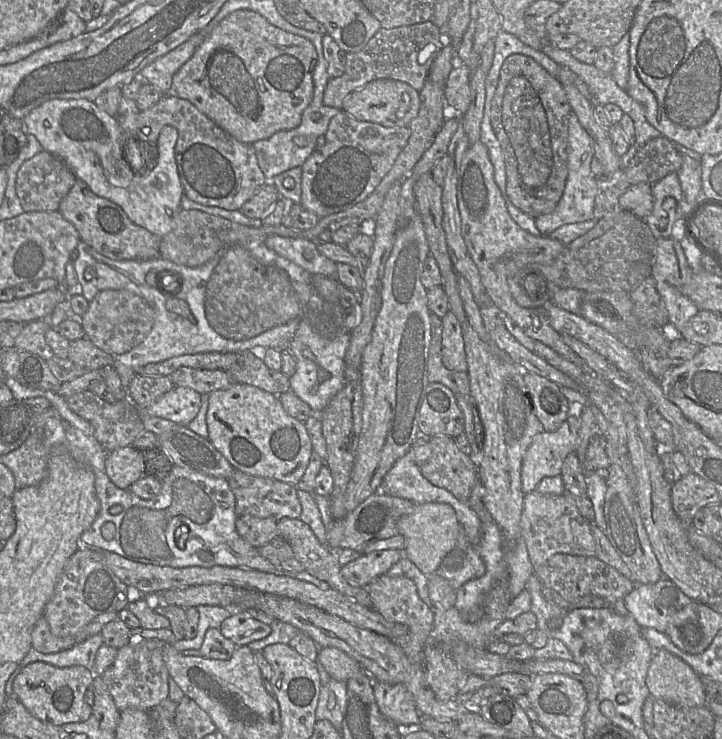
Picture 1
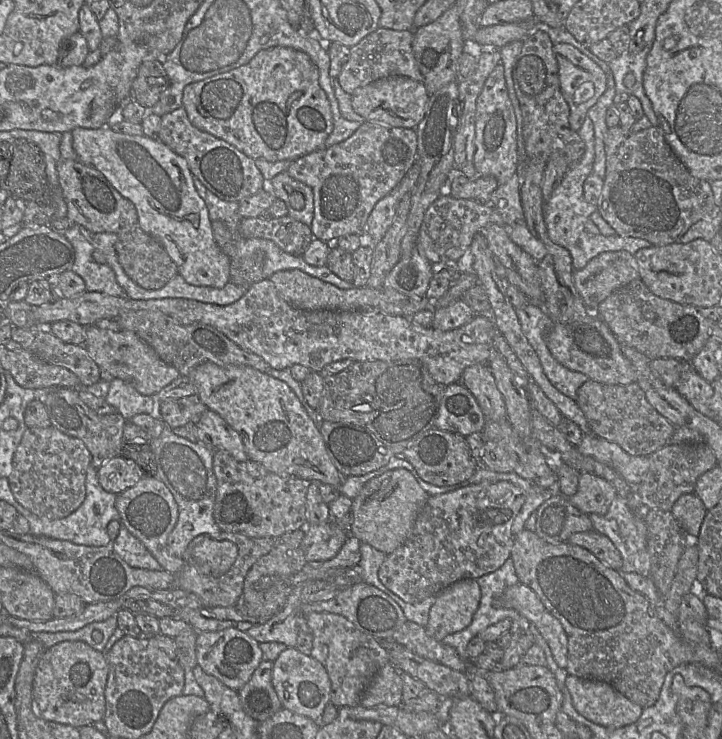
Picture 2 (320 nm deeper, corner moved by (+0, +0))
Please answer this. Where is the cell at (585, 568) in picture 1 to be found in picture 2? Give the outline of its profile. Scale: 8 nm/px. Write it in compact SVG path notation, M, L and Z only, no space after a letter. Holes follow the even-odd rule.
M594 529L574 533L570 536L568 542L589 550L601 562L612 569L620 570L622 567L622 557L619 550L607 536Z

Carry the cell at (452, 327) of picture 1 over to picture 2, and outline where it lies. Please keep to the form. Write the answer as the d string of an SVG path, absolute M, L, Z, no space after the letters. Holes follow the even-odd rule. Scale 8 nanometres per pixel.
M475 364L467 367L461 380L476 398L487 420L499 421L506 417L504 398L487 365Z

